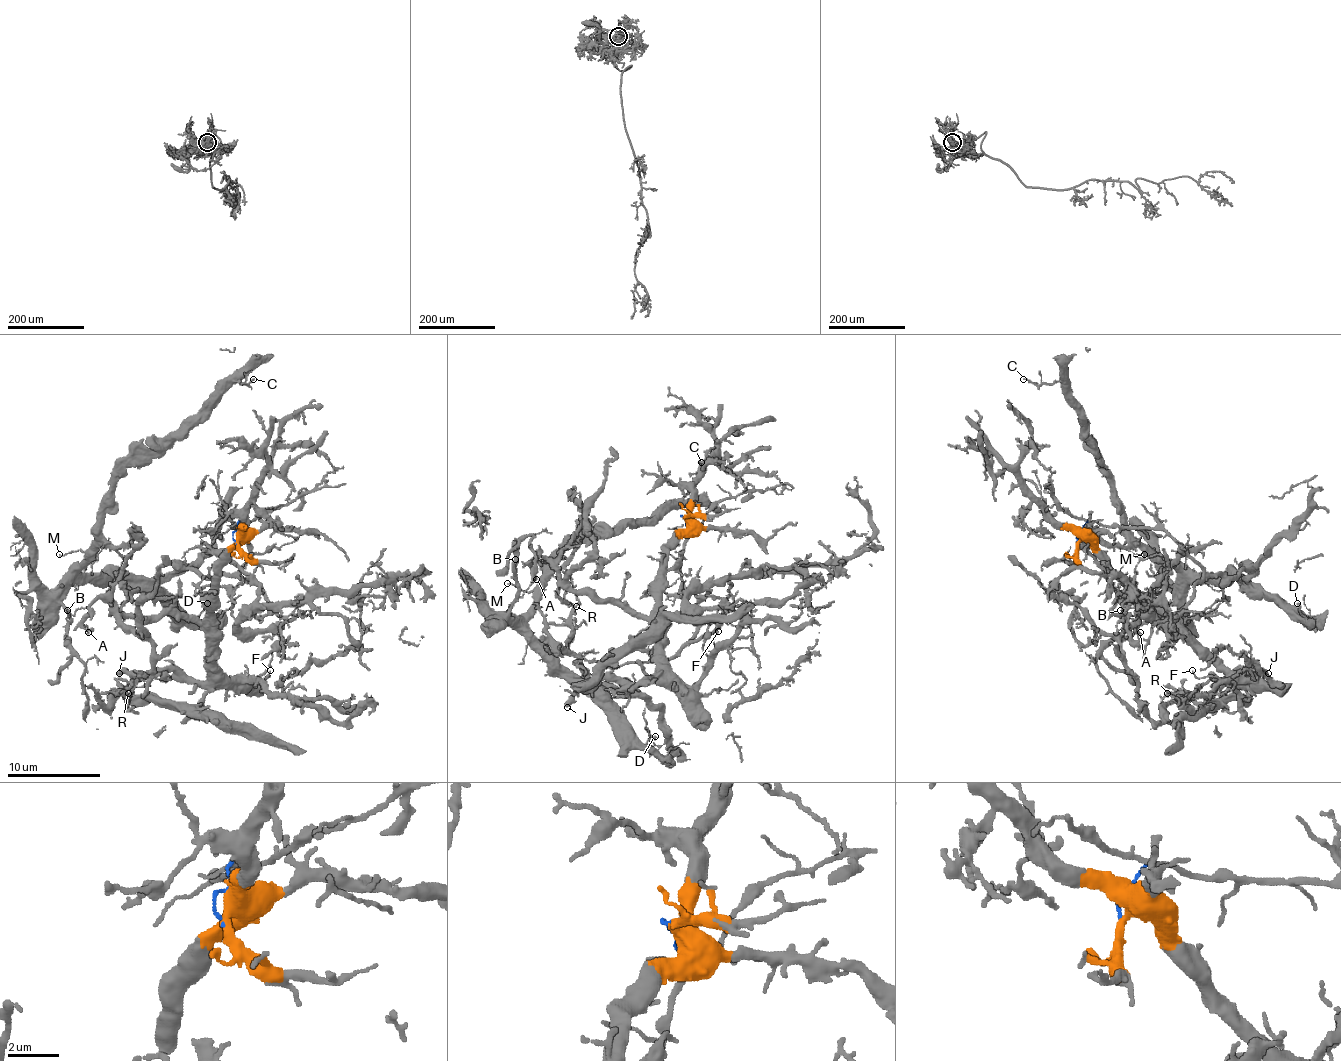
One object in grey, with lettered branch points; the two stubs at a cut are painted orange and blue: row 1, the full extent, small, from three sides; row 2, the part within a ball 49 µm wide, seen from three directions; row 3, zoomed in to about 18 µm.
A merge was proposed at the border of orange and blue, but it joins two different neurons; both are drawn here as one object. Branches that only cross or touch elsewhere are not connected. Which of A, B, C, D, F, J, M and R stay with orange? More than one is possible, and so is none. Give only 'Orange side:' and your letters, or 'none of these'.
Orange side: A, F, J, R

